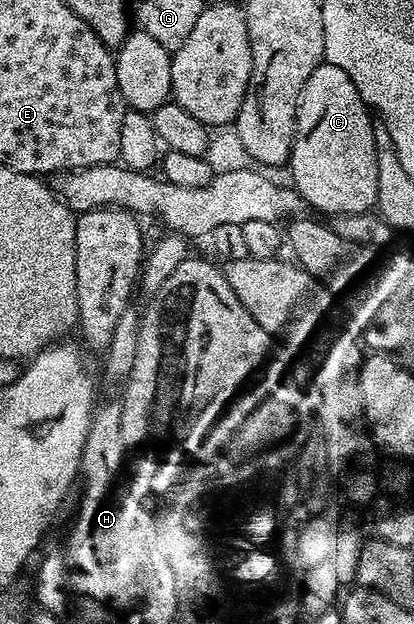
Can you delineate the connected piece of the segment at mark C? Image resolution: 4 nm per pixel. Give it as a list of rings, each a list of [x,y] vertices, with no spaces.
[[[322,63],[315,67],[315,71],[311,71],[297,100],[295,135],[287,162],[287,170],[289,169],[290,175],[293,176],[292,188],[296,189],[310,210],[318,209],[321,213],[329,213],[328,215],[340,215],[368,213],[376,206],[379,163],[373,122],[369,106],[363,103],[359,91],[355,91],[355,83],[347,79],[347,71],[343,71],[343,67]]]

